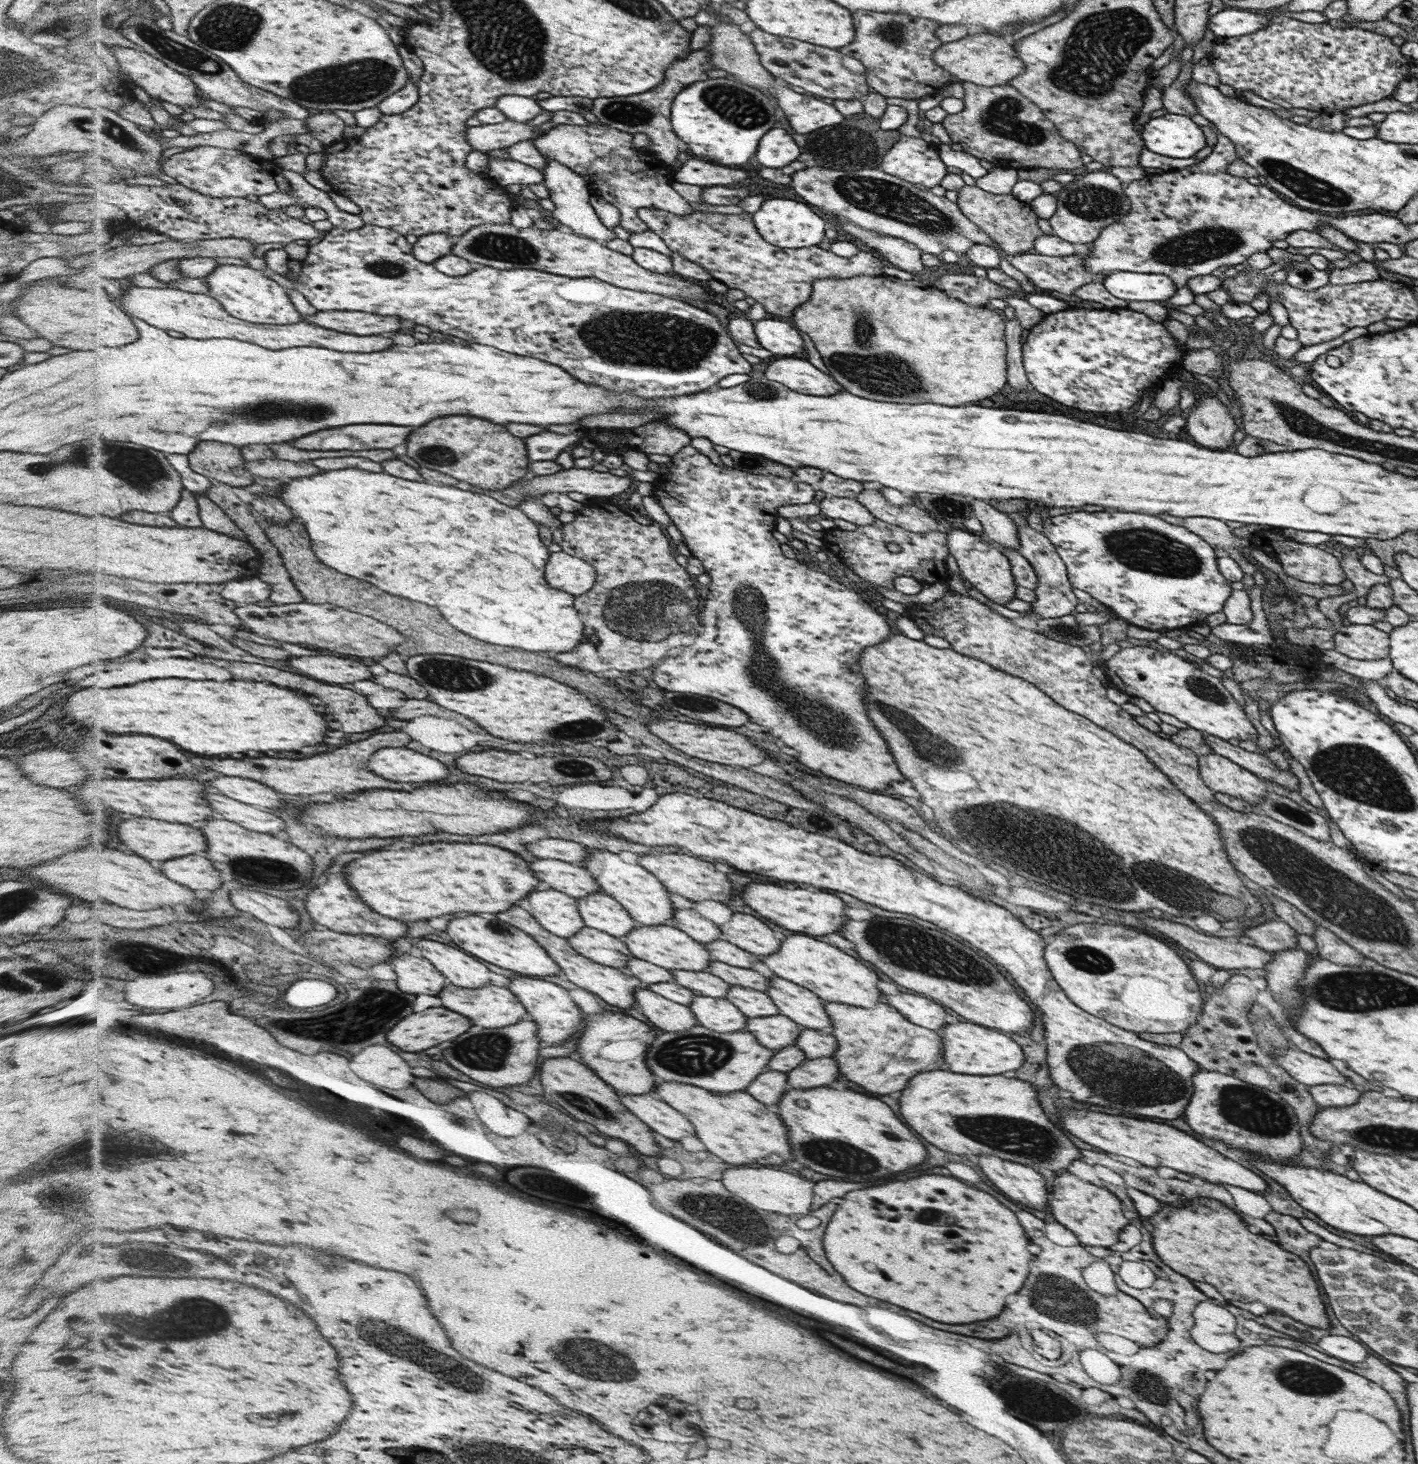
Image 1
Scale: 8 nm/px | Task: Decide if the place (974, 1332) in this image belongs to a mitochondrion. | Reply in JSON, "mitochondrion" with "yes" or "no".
{"mitochondrion":"no"}

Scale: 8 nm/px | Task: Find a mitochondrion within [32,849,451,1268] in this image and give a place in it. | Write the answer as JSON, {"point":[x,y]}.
{"point":[262,871]}

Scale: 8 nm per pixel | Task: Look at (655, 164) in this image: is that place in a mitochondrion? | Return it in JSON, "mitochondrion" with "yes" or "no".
{"mitochondrion":"no"}

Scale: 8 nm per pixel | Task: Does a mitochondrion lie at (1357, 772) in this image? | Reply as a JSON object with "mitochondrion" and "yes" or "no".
{"mitochondrion":"yes"}

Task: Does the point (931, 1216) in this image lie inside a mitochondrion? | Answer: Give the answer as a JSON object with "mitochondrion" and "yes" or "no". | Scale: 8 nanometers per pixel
{"mitochondrion":"no"}

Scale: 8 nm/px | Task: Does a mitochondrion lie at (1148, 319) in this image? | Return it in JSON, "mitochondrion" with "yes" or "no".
{"mitochondrion":"no"}

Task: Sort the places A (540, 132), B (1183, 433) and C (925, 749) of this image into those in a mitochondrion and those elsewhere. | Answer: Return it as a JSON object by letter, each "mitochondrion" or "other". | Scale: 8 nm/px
{"A":"other","B":"other","C":"mitochondrion"}

